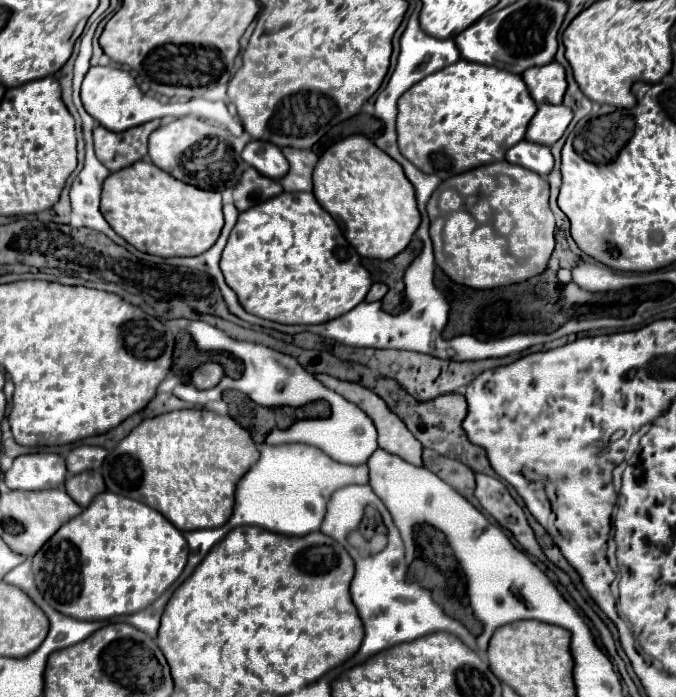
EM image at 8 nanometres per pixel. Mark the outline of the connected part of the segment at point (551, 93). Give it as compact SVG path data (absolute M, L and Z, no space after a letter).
M558 62L544 64L542 68L528 68L522 74L530 96L536 104L560 104L564 90L566 90L566 76L564 68Z

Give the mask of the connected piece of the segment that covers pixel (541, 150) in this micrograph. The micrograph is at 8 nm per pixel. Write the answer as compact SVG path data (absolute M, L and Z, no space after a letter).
M522 140L512 150L508 150L506 160L510 164L524 166L524 168L540 174L540 176L548 176L552 166L554 166L554 158L550 154L550 148L542 146L542 144L528 142L528 140Z

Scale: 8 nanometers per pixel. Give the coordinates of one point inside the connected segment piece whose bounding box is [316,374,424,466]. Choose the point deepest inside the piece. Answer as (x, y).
(393, 436)

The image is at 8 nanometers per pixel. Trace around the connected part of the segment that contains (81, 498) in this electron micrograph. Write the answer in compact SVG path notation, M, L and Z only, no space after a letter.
M82 472L78 476L70 476L66 480L64 488L70 494L70 498L76 504L80 504L82 508L86 508L96 494L100 494L100 492L106 490L100 472Z

